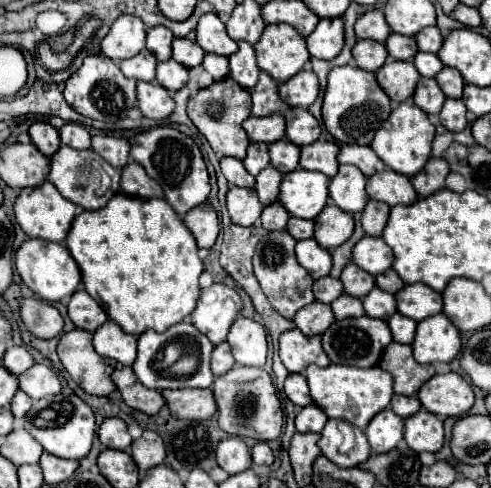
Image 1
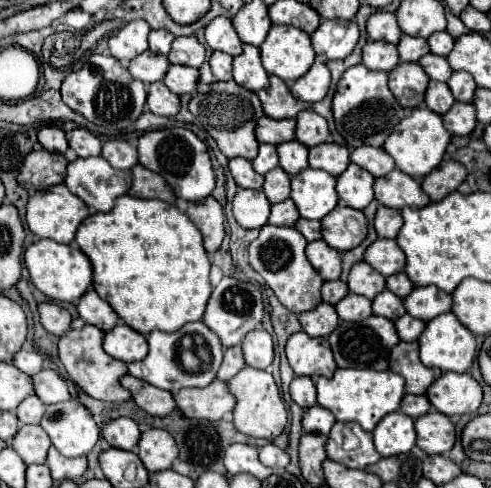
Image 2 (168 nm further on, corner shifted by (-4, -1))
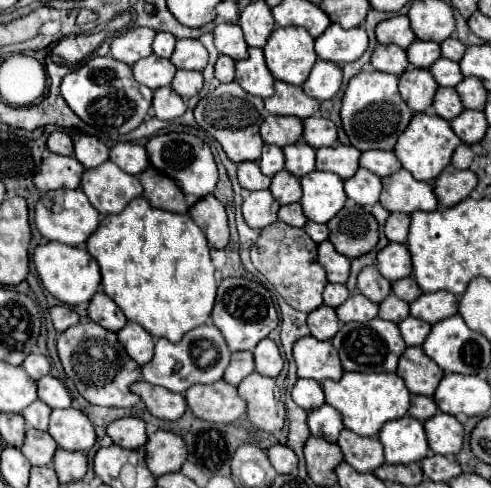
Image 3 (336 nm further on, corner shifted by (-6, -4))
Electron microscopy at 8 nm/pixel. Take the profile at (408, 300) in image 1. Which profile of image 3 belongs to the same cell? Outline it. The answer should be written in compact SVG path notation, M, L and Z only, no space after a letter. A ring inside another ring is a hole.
M446 291L422 293L416 301L410 303L410 315L426 323L438 323L458 311L458 297Z

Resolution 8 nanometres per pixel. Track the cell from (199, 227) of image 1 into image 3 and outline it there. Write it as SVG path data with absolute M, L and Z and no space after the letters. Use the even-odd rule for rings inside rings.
M208 195L196 201L188 213L194 219L194 223L202 227L208 239L208 245L212 249L224 249L228 245L230 235L228 235L226 211L224 211L224 205L214 195Z

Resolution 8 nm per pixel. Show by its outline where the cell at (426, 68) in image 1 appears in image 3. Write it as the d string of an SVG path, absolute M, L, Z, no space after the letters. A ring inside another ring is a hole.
M444 57L434 61L428 71L432 73L432 77L436 79L436 83L440 87L456 87L464 79L458 63L450 61L450 59L444 59Z

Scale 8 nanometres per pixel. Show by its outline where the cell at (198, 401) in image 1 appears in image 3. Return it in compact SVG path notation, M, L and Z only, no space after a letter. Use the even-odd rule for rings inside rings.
M224 379L210 385L192 385L184 397L188 409L204 421L234 423L246 413L246 403L238 397L236 387Z

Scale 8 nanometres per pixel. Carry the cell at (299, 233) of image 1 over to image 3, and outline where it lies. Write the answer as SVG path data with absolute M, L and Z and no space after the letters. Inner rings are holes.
M308 221L302 229L304 229L304 231L312 237L312 241L316 241L316 243L322 243L322 241L328 239L328 227L326 227L326 225L318 225L318 223Z

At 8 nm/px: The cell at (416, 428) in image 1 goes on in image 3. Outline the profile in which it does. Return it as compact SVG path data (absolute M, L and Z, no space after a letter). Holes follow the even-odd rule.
M436 413L424 423L424 431L426 431L428 447L432 449L432 453L450 457L462 449L464 427L456 421L454 415Z

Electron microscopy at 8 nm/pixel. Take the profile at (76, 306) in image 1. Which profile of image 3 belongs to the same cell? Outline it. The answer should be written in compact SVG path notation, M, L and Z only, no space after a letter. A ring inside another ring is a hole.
M98 291L92 297L92 301L88 305L88 317L92 321L100 323L108 331L120 331L120 327L124 327L128 323L128 319L118 309L118 305L106 293L102 293L102 291Z

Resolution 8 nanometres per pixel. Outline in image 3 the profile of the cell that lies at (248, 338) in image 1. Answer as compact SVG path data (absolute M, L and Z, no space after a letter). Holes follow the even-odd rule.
M262 339L254 347L254 361L256 361L256 371L266 377L276 377L282 369L282 357L274 341Z

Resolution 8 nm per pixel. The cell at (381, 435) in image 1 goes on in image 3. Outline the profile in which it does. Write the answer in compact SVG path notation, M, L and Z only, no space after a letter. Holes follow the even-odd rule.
M406 415L404 419L396 419L396 423L386 423L378 435L384 445L386 463L406 465L426 457L428 443L424 435L422 421Z

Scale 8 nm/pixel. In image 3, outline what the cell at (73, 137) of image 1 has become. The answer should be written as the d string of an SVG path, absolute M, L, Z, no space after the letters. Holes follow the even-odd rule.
M80 135L78 141L74 141L74 157L86 169L92 169L108 159L108 147L92 135Z

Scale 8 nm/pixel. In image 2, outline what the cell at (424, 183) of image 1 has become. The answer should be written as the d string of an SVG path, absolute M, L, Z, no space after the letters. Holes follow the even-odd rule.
M444 160L438 168L434 168L422 182L424 192L430 196L432 202L446 198L466 180L466 168L456 160Z

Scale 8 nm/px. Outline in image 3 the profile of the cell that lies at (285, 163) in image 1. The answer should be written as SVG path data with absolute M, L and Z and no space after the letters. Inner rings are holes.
M300 139L300 143L284 147L284 155L286 155L286 169L296 177L308 175L314 169L314 155L316 153L302 139Z

